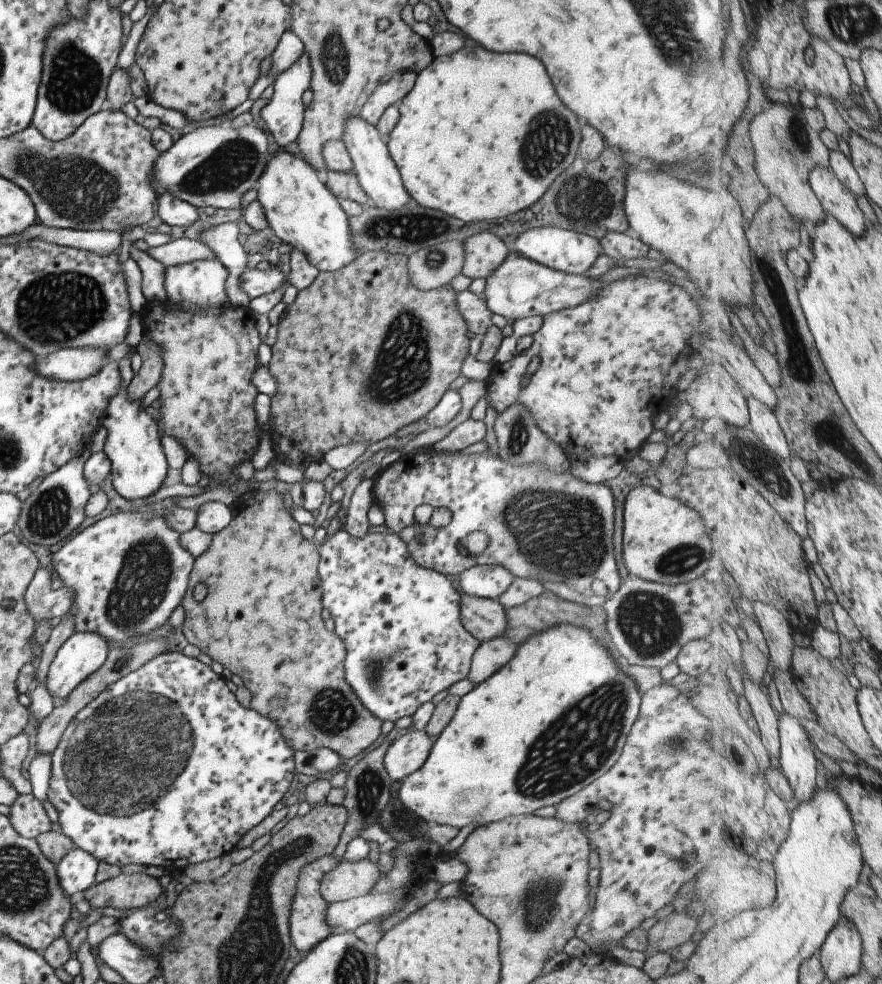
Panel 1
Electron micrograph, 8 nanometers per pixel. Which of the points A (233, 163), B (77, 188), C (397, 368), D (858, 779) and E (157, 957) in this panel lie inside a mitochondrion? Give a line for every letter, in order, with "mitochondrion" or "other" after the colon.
A: mitochondrion
B: mitochondrion
C: mitochondrion
D: other
E: other

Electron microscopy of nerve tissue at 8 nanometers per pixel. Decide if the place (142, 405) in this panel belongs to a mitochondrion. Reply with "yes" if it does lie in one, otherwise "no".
no

